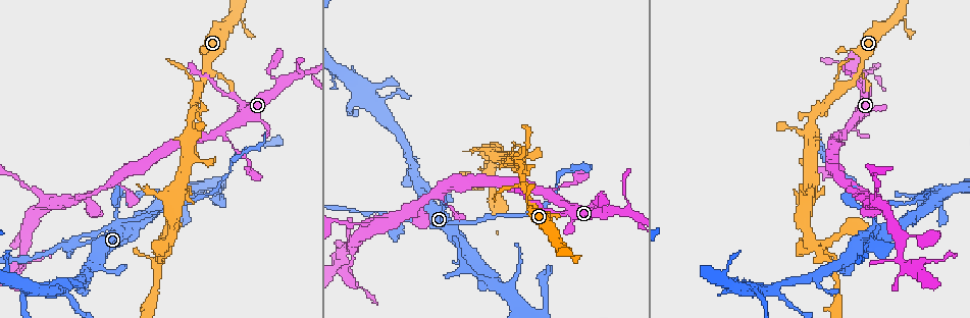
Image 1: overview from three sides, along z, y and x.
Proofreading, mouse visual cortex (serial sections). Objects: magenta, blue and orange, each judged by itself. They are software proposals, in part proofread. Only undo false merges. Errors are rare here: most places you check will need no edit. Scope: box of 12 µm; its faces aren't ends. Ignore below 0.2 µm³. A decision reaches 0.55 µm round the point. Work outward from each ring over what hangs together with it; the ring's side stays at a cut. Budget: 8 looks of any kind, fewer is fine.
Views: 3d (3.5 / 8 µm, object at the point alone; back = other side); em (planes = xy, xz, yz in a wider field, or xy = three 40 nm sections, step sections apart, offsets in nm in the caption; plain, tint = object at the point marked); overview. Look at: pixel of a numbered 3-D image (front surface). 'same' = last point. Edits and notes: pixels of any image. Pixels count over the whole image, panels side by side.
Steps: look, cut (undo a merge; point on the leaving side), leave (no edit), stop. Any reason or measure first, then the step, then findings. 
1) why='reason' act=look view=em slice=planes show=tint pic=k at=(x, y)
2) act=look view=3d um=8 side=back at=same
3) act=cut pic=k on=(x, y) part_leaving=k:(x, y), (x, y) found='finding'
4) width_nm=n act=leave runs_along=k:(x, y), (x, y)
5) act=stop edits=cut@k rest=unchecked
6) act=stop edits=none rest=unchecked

why='abrupt turn' act=look view=3d um=3.5 pic=1 at=(759, 294)

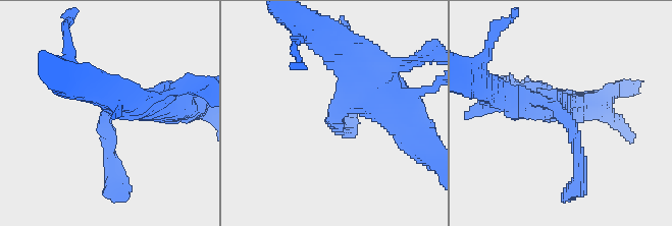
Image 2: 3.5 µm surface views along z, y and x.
arm_widths_nm=150,500 act=look view=em slice=planes show=tint pic=2 at=(564, 114)

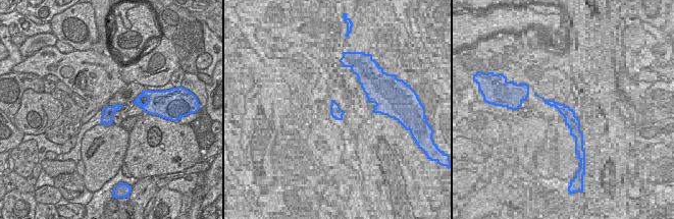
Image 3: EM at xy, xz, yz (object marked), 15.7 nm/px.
act=look view=em slice=xy step=3 show=tint at=same

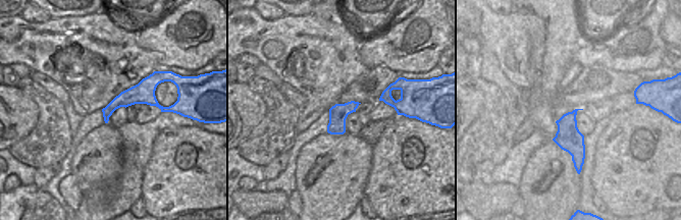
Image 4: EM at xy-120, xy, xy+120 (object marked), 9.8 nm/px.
act=leave found='all the same cell'

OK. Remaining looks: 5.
why='three arms meet' act=look view=3d um=3.5 pic=1 at=(487, 174)

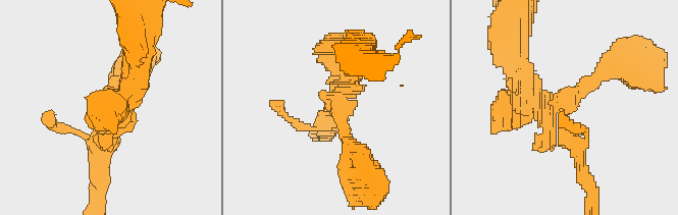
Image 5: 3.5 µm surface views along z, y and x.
why='shape alone is not enough' act=look view=em slice=planes show=tint pic=5 at=(564, 106)

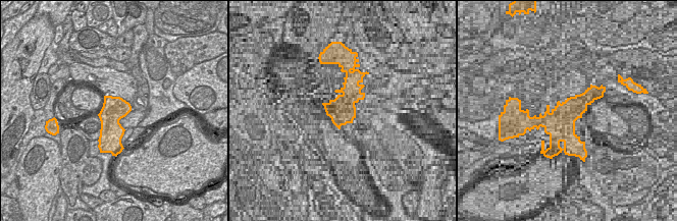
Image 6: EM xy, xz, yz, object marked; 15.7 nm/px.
act=leave runs_along=5:(520, 82), (545, 110), (611, 66) found='all the same cell'

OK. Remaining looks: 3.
why='a narrow waist' act=look view=3d um=8 pic=1 at=(879, 203)

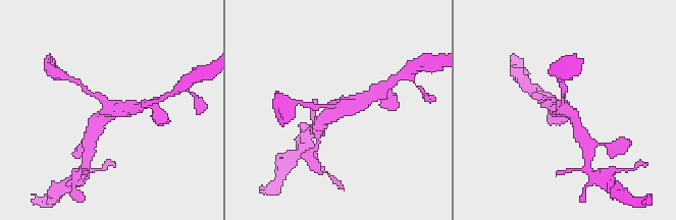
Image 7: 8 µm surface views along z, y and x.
why='closer look' act=look view=3d um=3.5 pic=7 at=(566, 110)

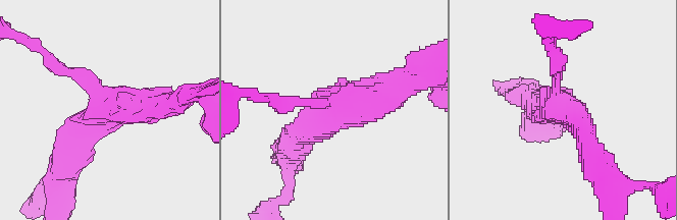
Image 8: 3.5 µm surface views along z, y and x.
arm_widths_nm=150,400,400 act=leave runs_along=8:(407, 84), (298, 135) found='one cell here'

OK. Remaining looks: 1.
act=stop edits=none rest=unchecked

